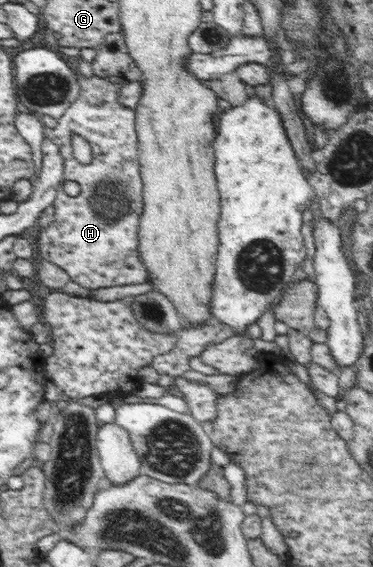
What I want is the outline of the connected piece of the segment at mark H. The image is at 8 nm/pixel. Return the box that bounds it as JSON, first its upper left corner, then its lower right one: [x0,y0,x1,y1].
[38,52,148,289]

